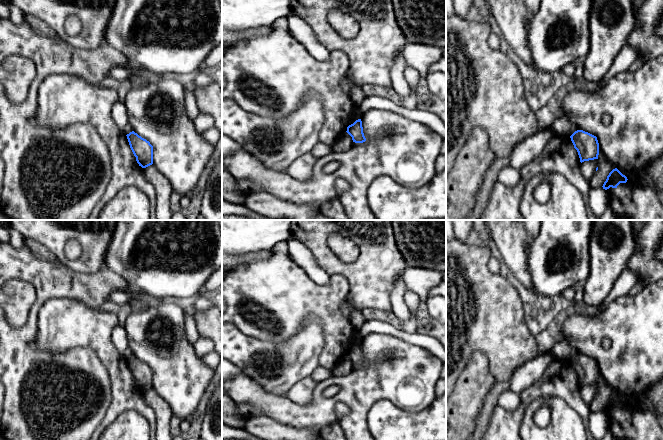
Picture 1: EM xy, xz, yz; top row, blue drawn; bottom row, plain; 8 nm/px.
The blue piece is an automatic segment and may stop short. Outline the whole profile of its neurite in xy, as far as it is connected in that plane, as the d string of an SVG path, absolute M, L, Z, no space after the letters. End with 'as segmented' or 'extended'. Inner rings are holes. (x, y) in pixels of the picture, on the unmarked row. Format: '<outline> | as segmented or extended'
M134 355L126 359L136 385L142 392L153 388L153 370Z | as segmented

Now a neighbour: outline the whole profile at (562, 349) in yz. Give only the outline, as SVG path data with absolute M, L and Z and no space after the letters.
M561 338L560 340L558 340L554 344L551 353L554 355L555 358L564 362L571 360L575 355L578 354L572 348L572 345L566 338Z

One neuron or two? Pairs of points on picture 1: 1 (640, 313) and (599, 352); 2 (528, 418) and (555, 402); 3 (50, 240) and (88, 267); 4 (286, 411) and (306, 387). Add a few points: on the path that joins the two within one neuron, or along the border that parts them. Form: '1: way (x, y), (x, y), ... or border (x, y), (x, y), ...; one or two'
1: way (637, 325), (611, 351); one
2: way (530, 410), (541, 399), (547, 399); one
3: way (58, 251), (68, 263), (77, 265); one
4: border (314, 388), (306, 404), (295, 403), (285, 395); two

